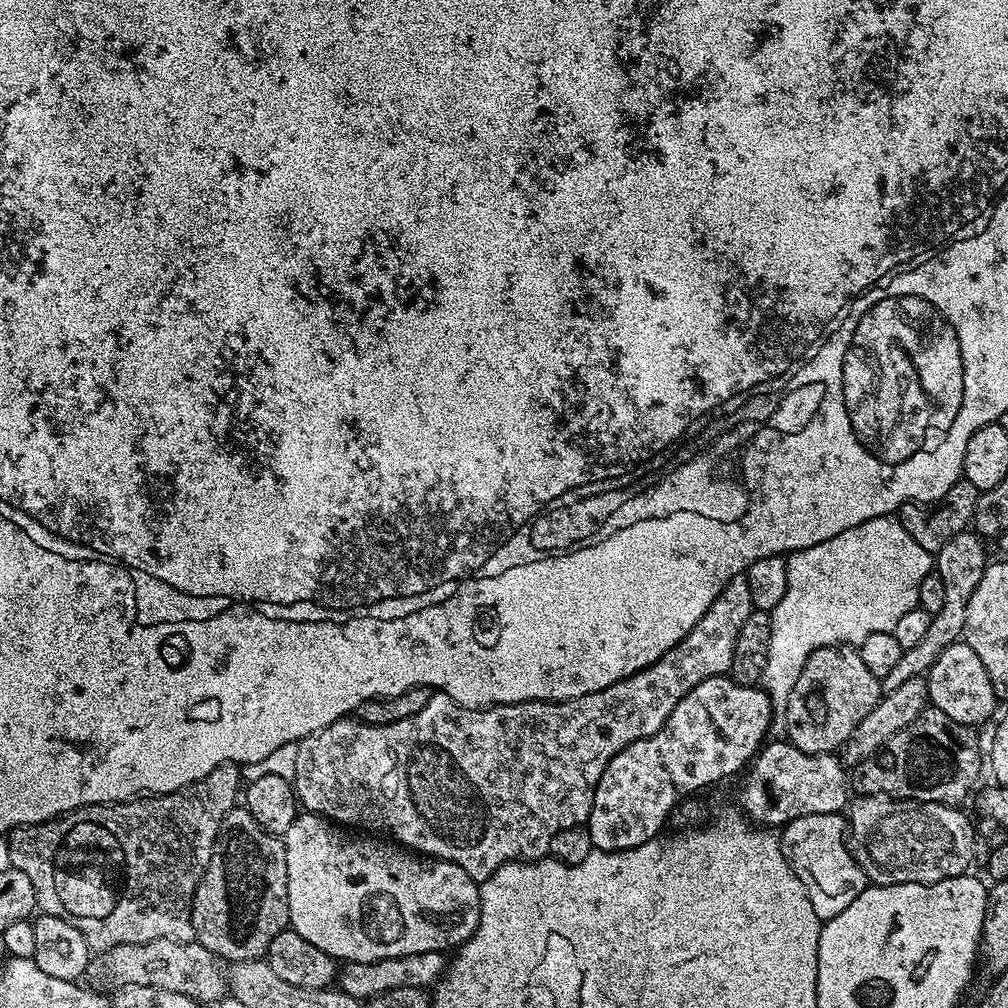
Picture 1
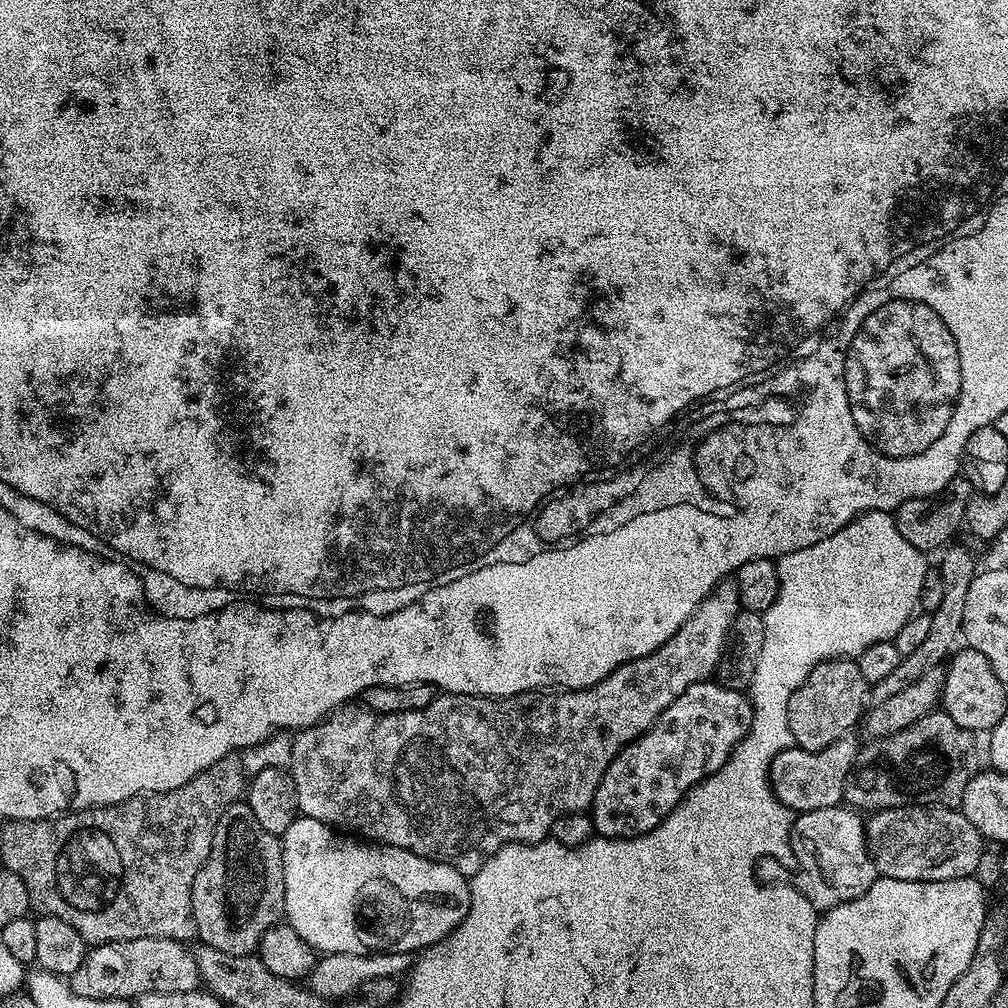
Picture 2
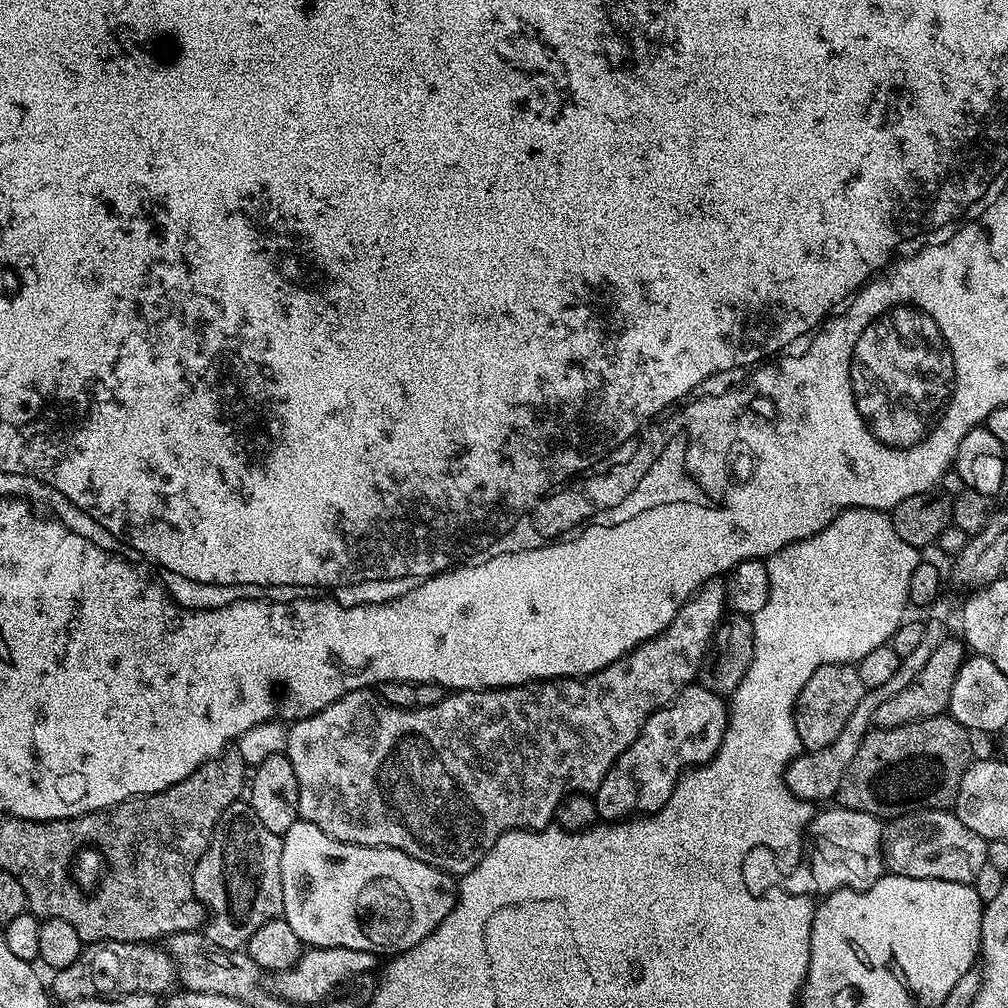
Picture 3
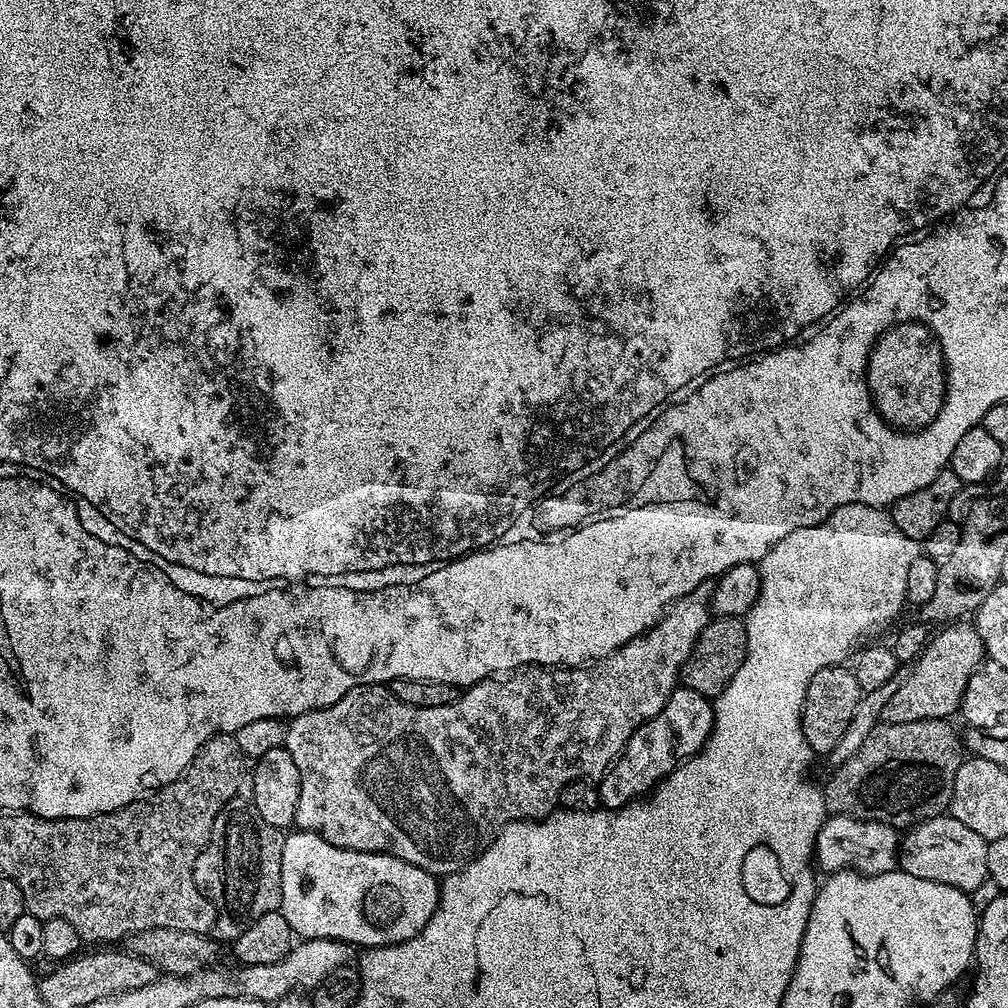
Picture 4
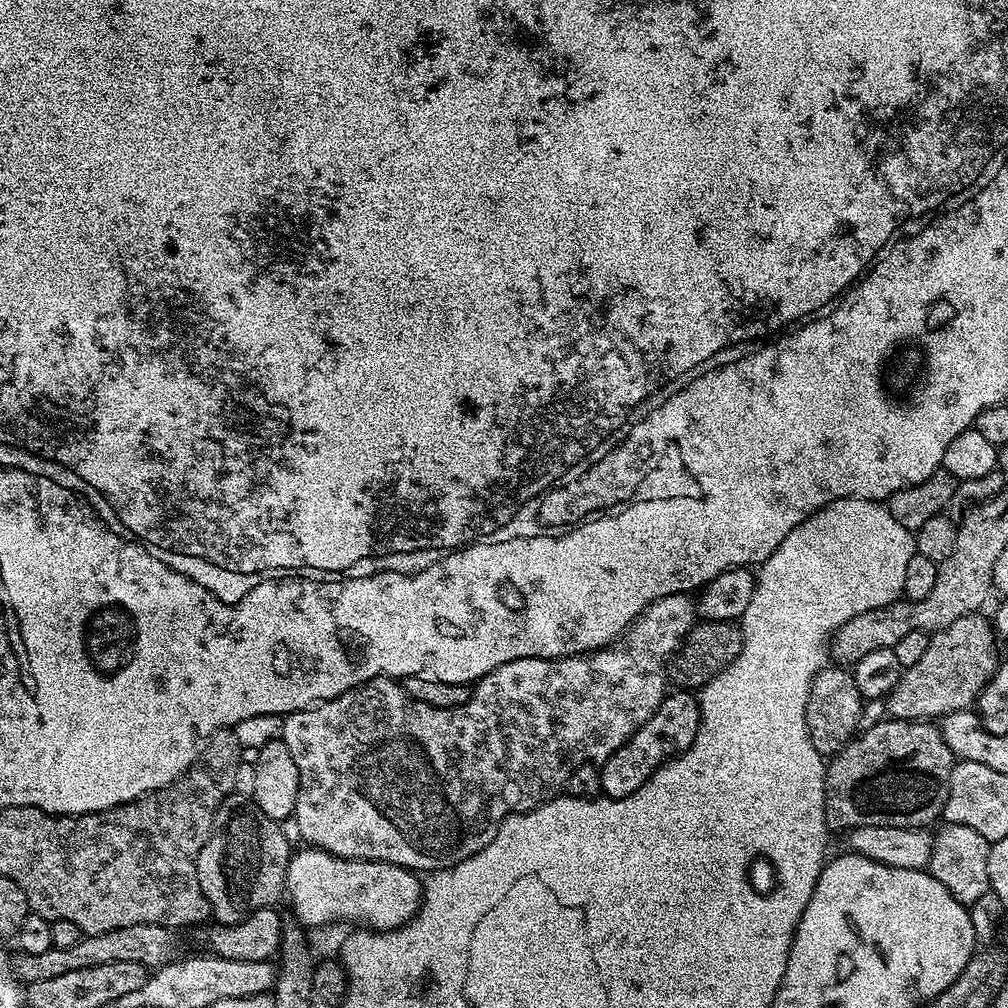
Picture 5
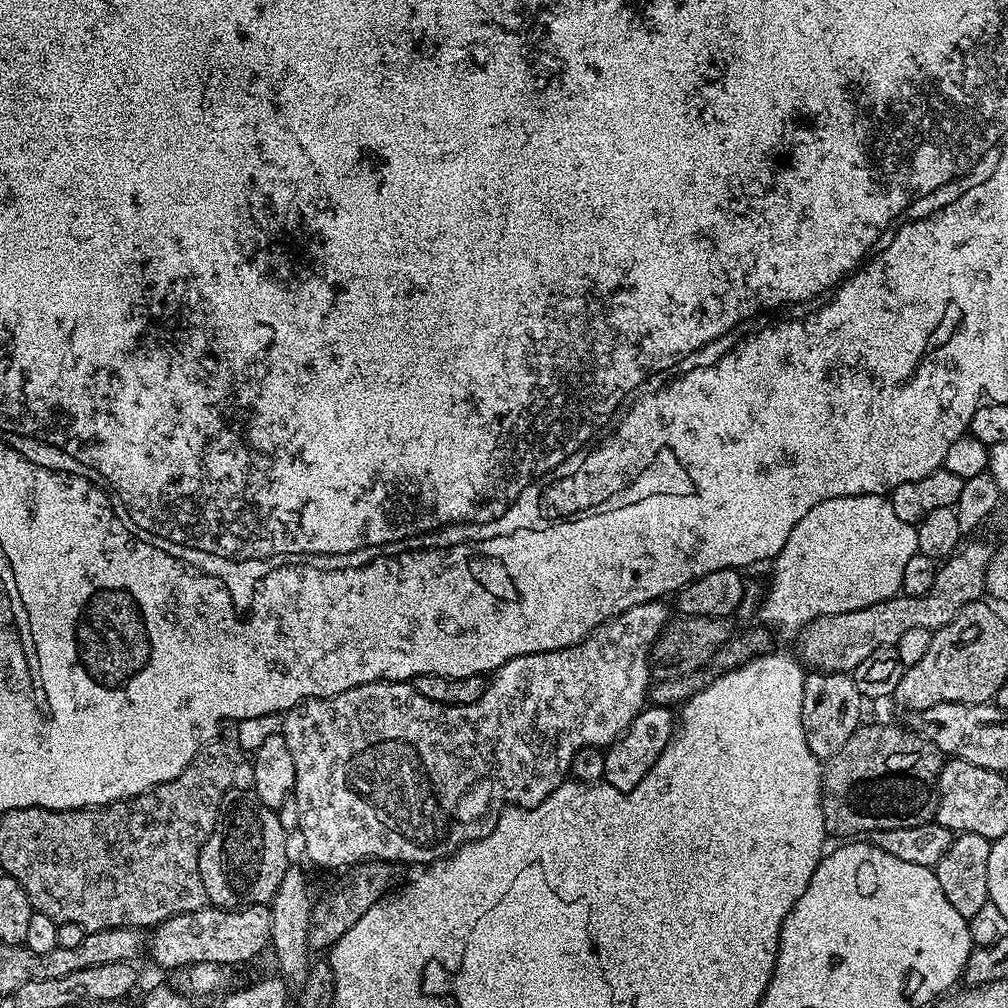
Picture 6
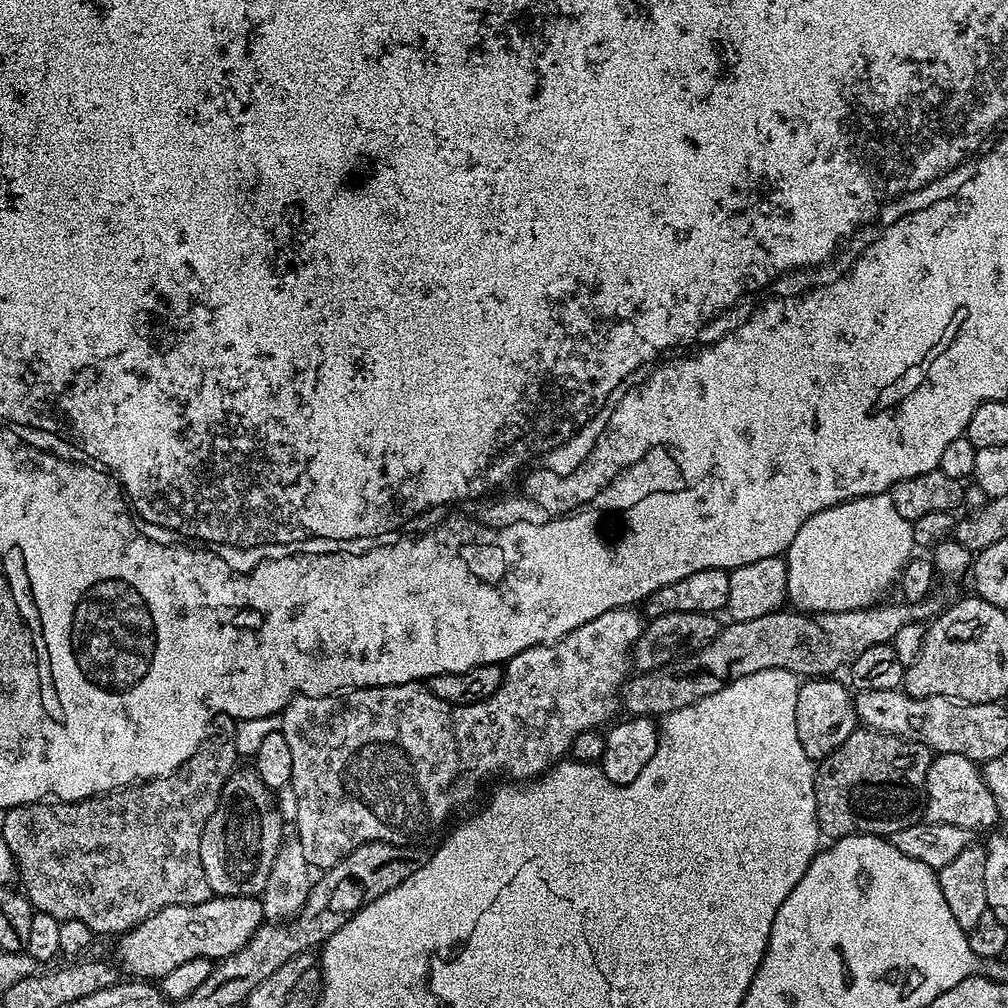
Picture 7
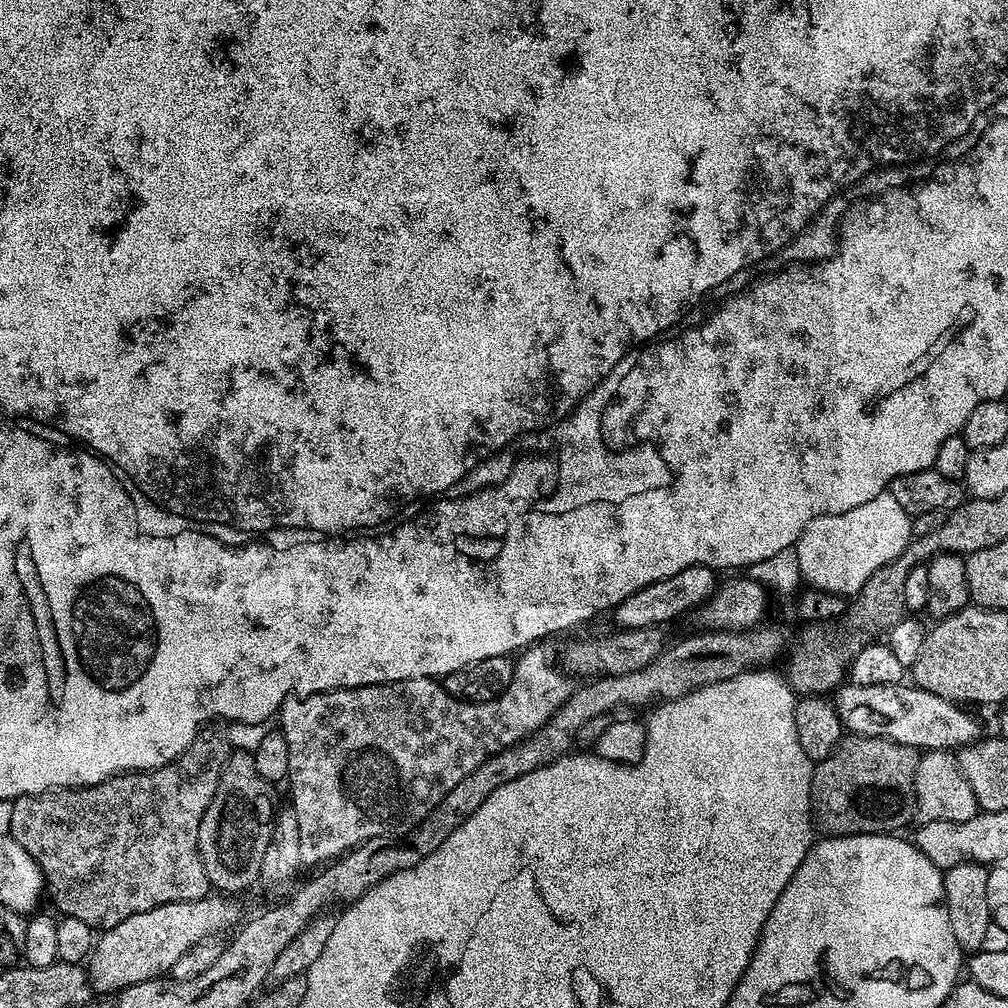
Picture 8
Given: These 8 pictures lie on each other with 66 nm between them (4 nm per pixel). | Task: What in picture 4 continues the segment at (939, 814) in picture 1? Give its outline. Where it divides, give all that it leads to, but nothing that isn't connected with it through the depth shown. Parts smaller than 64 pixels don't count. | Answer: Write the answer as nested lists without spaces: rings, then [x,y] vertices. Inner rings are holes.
[[[950,814],[935,816],[913,824],[903,833],[900,842],[898,868],[911,872],[923,880],[942,882],[971,894],[984,880],[989,879],[986,852],[989,841],[984,840],[970,826],[962,826]]]

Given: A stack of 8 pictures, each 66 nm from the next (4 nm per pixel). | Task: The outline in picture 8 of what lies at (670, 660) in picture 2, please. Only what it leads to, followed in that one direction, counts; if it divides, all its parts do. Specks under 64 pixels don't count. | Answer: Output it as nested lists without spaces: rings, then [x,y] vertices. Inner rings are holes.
[[[537,642],[523,649],[515,657],[510,686],[496,699],[481,704],[467,704],[464,700],[454,698],[444,689],[439,679],[431,676],[399,680],[393,684],[367,684],[361,688],[339,688],[333,692],[316,692],[313,696],[287,696],[280,704],[279,731],[283,732],[286,738],[286,750],[290,750],[290,766],[286,784],[292,787],[290,806],[294,814],[298,814],[298,834],[302,842],[301,865],[324,866],[370,838],[395,837],[411,829],[413,825],[423,820],[430,810],[434,810],[434,806],[438,806],[438,802],[442,802],[442,798],[446,798],[446,794],[450,794],[450,790],[454,790],[454,786],[458,786],[458,782],[462,782],[466,774],[478,770],[478,766],[482,766],[486,758],[490,758],[495,752],[503,751],[504,748],[511,747],[512,744],[519,743],[520,740],[525,740],[527,736],[534,735],[566,703],[570,695],[569,677],[558,667],[558,652],[547,648],[546,645],[547,643]]]

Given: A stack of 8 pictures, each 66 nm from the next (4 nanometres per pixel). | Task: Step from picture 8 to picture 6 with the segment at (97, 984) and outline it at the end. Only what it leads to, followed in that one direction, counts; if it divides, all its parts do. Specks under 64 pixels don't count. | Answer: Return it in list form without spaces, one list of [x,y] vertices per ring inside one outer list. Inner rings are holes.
[[[252,904],[249,908],[218,908],[205,906],[166,918],[151,929],[146,940],[146,952],[160,968],[187,969],[193,964],[244,964],[272,943],[270,910],[267,904]]]

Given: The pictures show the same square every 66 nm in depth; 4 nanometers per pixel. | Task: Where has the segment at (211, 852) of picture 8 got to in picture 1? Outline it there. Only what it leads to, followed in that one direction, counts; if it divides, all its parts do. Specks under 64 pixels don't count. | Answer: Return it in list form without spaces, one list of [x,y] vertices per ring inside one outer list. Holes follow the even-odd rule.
[[[237,806],[226,814],[226,818],[222,818],[222,826],[218,826],[218,834],[216,841],[212,847],[212,857],[206,866],[206,870],[202,874],[202,878],[196,887],[196,893],[192,899],[192,921],[194,922],[194,934],[196,935],[195,943],[206,946],[206,950],[210,950],[217,958],[224,962],[234,960],[258,960],[267,953],[270,942],[274,938],[274,934],[285,931],[289,927],[290,906],[288,905],[288,875],[286,874],[286,850],[284,849],[283,839],[275,832],[268,832],[262,826],[258,826],[258,822],[243,806]]]

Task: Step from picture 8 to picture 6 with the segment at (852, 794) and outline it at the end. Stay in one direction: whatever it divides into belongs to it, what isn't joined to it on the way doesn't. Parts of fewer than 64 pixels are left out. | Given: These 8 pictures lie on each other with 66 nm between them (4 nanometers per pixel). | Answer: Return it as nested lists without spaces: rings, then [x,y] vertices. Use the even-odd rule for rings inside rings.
[[[861,723],[846,746],[822,768],[820,793],[824,831],[840,838],[860,838],[863,832],[922,826],[935,817],[940,797],[940,772],[946,757],[919,732],[896,724]]]

